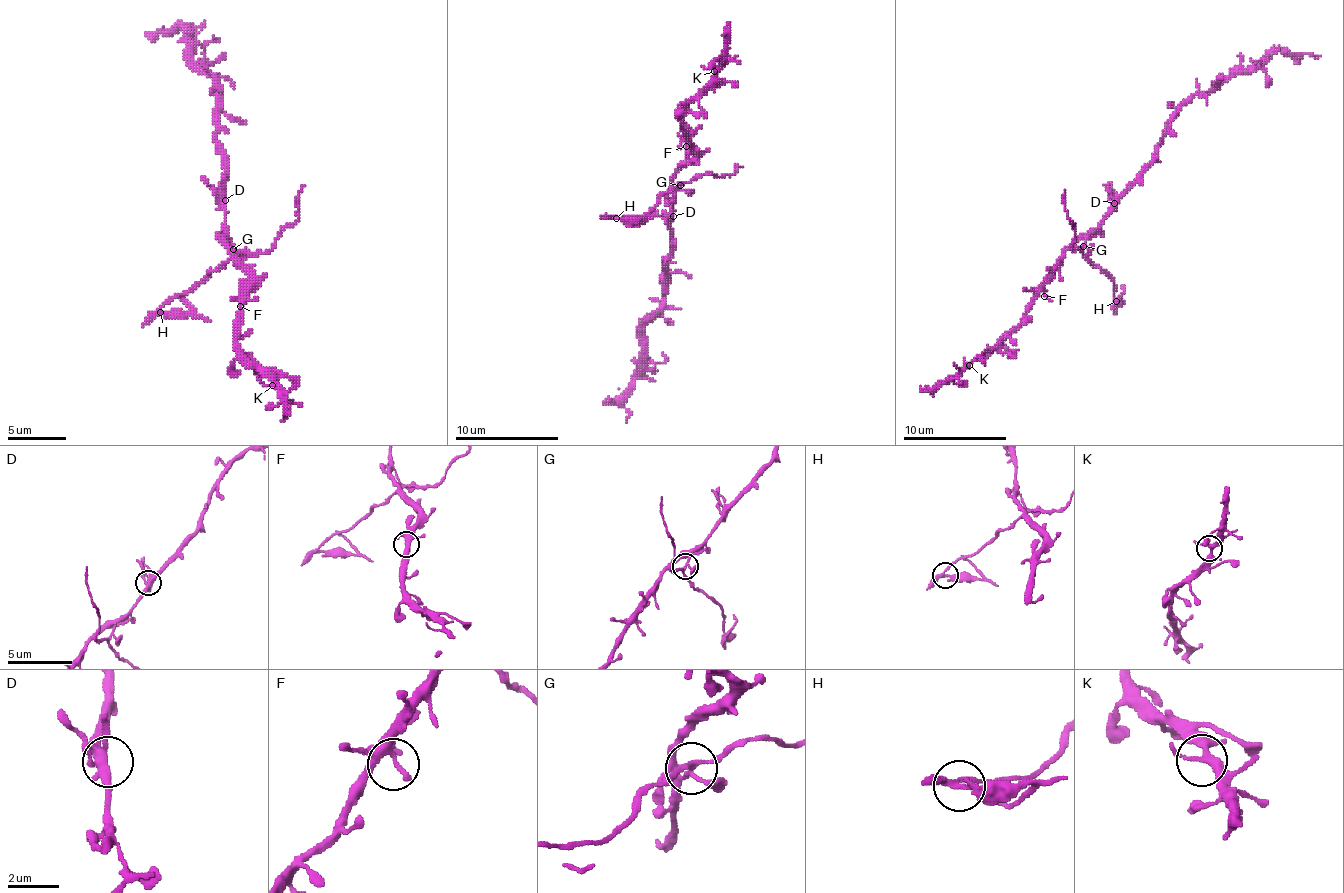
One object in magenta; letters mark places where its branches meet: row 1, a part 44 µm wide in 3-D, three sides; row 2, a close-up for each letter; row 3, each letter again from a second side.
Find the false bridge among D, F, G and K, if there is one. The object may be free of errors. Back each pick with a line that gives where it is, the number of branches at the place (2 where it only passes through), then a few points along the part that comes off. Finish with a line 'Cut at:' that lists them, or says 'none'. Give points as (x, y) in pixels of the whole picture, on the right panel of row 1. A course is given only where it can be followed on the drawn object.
G: at (1083, 246); 4 branches meet; foreign part runs (1083, 247), (1085, 257), (1111, 280), (1116, 301), (1124, 293), (1121, 285)
Cut at: G

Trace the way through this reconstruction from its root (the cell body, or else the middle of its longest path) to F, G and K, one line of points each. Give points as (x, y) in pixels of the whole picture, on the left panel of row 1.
F: (222, 206), (225, 209), (225, 244), (237, 256), (240, 268), (249, 277), (240, 294), (240, 306)
G: (222, 206), (225, 209), (225, 233), (231, 238), (234, 250)
K: (222, 206), (225, 209), (225, 244), (237, 256), (240, 268), (249, 277), (237, 347), (272, 385)

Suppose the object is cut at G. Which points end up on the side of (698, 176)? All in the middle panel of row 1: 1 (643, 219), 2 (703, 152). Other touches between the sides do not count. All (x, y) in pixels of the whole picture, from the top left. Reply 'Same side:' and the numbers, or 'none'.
Same side: 1

